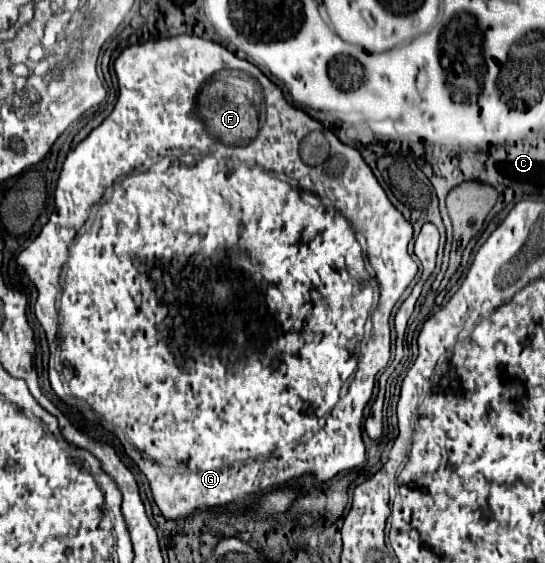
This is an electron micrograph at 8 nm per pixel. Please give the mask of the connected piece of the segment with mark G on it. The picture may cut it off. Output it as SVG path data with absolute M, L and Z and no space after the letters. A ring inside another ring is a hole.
M177 35L177 37L167 37L167 38L154 38L154 39L151 39L151 40L149 40L149 41L145 41L145 42L139 42L139 43L136 43L136 44L133 44L133 45L129 45L129 46L127 46L127 49L125 49L125 51L123 51L123 53L121 53L121 55L119 55L119 57L117 57L117 59L115 59L115 73L117 73L117 79L119 79L119 97L117 97L117 103L115 103L115 109L113 109L113 113L111 113L111 115L109 115L109 117L107 117L107 119L105 119L105 121L103 121L103 125L99 125L99 127L97 127L97 129L93 129L93 131L91 131L91 133L89 133L89 137L87 137L87 139L83 139L83 141L81 141L81 143L79 143L79 145L77 145L77 147L75 147L75 149L73 149L73 151L69 151L69 155L67 155L67 157L65 157L65 163L63 163L63 169L61 169L61 175L59 175L59 181L57 181L57 189L55 189L55 211L53 211L53 215L51 215L51 217L49 217L49 221L47 221L47 225L45 225L45 227L43 227L43 229L41 229L41 233L39 233L39 237L37 237L37 239L35 239L35 241L33 241L33 243L31 243L31 245L29 245L29 247L27 247L27 249L25 249L25 251L21 251L21 253L19 253L19 257L17 257L17 271L23 271L23 273L25 273L25 275L27 275L27 277L29 277L29 279L31 279L31 283L33 283L33 285L35 285L35 289L37 289L37 301L35 301L35 317L37 317L37 321L39 321L39 323L41 323L41 327L43 327L43 329L45 329L45 335L47 335L47 343L49 343L49 351L50 351L50 358L49 358L49 363L48 363L48 376L49 376L49 381L50 381L50 384L51 384L51 387L52 387L52 389L53 389L53 391L54 391L54 392L55 392L55 393L56 393L56 394L57 394L57 396L58 396L58 397L59 397L59 398L61 398L61 399L62 399L62 400L63 400L63 401L64 401L64 402L66 402L66 403L67 403L67 404L68 404L68 405L69 405L69 406L70 406L70 407L72 407L72 406L74 406L74 398L75 398L75 399L83 399L83 401L85 401L85 403L87 403L87 405L89 405L89 407L91 407L91 409L92 409L92 411L93 411L93 412L94 412L94 413L99 413L99 425L100 425L100 426L101 426L101 428L102 428L102 429L105 429L105 427L106 427L106 429L108 429L108 431L109 431L109 432L111 432L111 433L113 433L113 434L114 434L114 435L115 435L115 436L116 436L116 437L119 437L119 441L120 441L120 443L121 443L121 445L122 445L122 447L123 447L123 449L124 449L124 451L125 451L125 453L126 453L126 455L127 455L127 456L129 456L129 457L130 457L130 458L131 458L131 459L132 459L132 460L133 460L133 461L134 461L134 463L137 463L137 465L139 465L139 469L141 469L141 471L143 471L143 473L145 473L145 475L147 475L147 479L149 479L149 485L151 485L151 491L153 491L153 499L155 499L155 503L157 503L157 507L159 507L159 509L161 509L161 513L163 513L163 517L165 517L165 519L189 519L189 517L193 517L193 513L195 513L195 511L197 511L197 509L205 509L205 507L219 507L219 505L229 505L229 503L233 503L233 501L237 501L237 499L243 499L243 497L249 497L249 495L261 495L261 493L265 493L265 491L271 491L271 489L277 489L277 487L283 487L283 485L287 485L287 483L289 483L289 481L293 481L293 479L299 479L299 477L303 477L303 475L313 475L313 477L315 477L315 479L317 479L317 481L319 481L319 483L325 483L325 481L329 481L329 479L331 479L331 477L335 477L335 475L337 475L337 473L341 473L341 471L347 471L347 469L353 469L353 467L359 467L359 465L361 465L361 463L363 463L363 461L365 461L365 445L363 445L363 439L361 439L361 427L363 427L363 409L365 409L365 405L367 405L367 403L369 403L369 399L371 399L371 393L373 393L373 383L375 383L375 375L377 375L377 373L379 373L379 371L381 371L381 369L383 369L383 367L385 367L385 365L387 365L387 361L389 361L389 360L390 360L390 355L391 355L391 353L390 353L390 349L391 349L391 338L390 338L390 325L389 325L389 319L390 319L390 317L391 317L391 311L393 311L393 307L395 307L395 303L397 303L397 301L399 301L399 297L401 297L401 295L403 295L403 291L405 291L405 289L407 289L407 285L409 285L409 283L411 283L411 281L413 281L413 277L415 277L415 275L417 275L417 263L415 263L415 261L413 261L413 259L411 259L411 257L409 257L409 253L407 253L407 245L409 245L409 241L411 241L411 237L413 237L413 227L411 227L411 223L409 223L409 221L405 221L405 217L403 217L403 215L401 215L401 213L399 213L399 211L397 211L397 209L395 209L395 207L393 207L393 205L391 205L391 201L389 201L389 199L387 199L387 195L385 195L385 191L383 191L383 187L381 187L381 185L379 185L379 181L377 181L377 179L375 179L375 175L373 175L373 171L371 171L371 169L369 169L369 167L367 167L367 163L365 163L365 161L363 161L363 159L361 159L361 155L359 155L359 151L357 151L357 149L353 149L353 147L349 147L349 145L343 145L343 143L341 143L341 141L339 141L339 139L337 139L337 137L335 137L335 135L333 135L333 133L329 133L329 143L331 143L331 155L329 155L329 159L327 159L327 161L325 161L325 163L323 163L323 165L317 165L317 167L309 167L309 165L305 165L305 163L303 163L303 161L301 161L301 157L299 157L299 143L301 143L301 139L303 139L303 137L305 137L305 136L306 136L306 135L307 135L307 134L308 134L308 133L309 133L309 131L323 131L323 125L321 125L321 123L319 123L319 121L315 121L315 119L311 119L311 117L309 117L309 115L305 115L305 113L303 113L303 111L299 111L299 109L295 109L295 107L291 107L291 105L289 105L289 103L287 103L287 101L285 101L285 97L283 97L283 93L281 93L281 89L279 89L279 87L277 87L277 85L275 85L275 83L271 83L271 81L269 81L269 79L267 79L267 77L265 77L265 75L263 75L263 73L261 73L261 71L259 71L259 69L257 69L257 67L253 67L253 65L251 65L251 63L247 63L247 61L243 61L243 59L239 59L239 57L235 57L235 55L233 55L233 53L229 53L229 51L227 51L227 49L225 49L225 47L221 47L221 45L217 45L217 43L213 43L213 41L205 41L205 39L199 39L199 37L193 37L193 35ZM225 67L231 67L231 69L239 69L239 71L247 71L247 73L251 73L251 75L253 75L253 77L255 77L255 79L259 79L259 83L261 83L261 87L263 87L263 97L265 97L265 105L267 105L267 123L265 123L265 125L263 125L263 127L261 127L261 131L259 131L259 135L257 135L257 137L255 137L255 141L253 141L253 143L251 143L251 145L247 145L247 146L243 146L243 147L231 147L231 145L225 145L225 144L223 144L223 147L221 147L221 143L219 143L219 141L213 141L213 139L211 139L211 137L207 137L207 135L205 135L205 129L203 129L203 123L201 123L201 121L199 121L199 119L197 119L197 117L195 117L195 113L193 113L193 109L195 109L195 99L197 99L197 93L199 93L199 89L201 89L201 85L203 85L203 83L205 83L205 81L207 81L207 79L209 79L209 77L211 77L211 75L213 75L213 73L215 73L215 71L221 71L221 69L225 69ZM137 167L143 167L143 169L141 169L141 173L133 173L133 171L135 171L135 169L137 169ZM265 169L271 169L271 171L273 171L273 173L275 173L275 175L285 175L285 177L287 177L287 179L291 179L291 181L293 181L293 183L295 183L295 181L297 181L297 185L299 185L299 187L301 187L301 189L297 189L297 187L291 187L291 185L289 185L289 183L287 183L287 181L281 181L281 179L277 179L277 177L275 177L275 175L273 175L273 173L271 173L271 171L265 171ZM107 187L113 187L113 197L109 197L109 199L105 199L105 201L103 201L103 205L99 205L99 209L97 209L97 213L96 213L96 212L95 212L95 211L94 211L94 212L93 212L93 213L90 213L90 216L89 216L89 218L88 218L88 220L87 220L87 215L89 215L89 211L91 211L91 207L93 207L93 205L95 205L95 203L99 203L99 201L101 201L101 197L103 197L103 191L105 191L105 189L107 189ZM95 191L101 191L101 197L91 197L91 193L95 193ZM317 195L319 195L319 197L327 197L327 199L331 199L331 203L333 203L333 205L335 205L335 207L331 207L331 205L325 205L325 203L323 203L323 201L321 201L321 199L319 199L319 197L317 197ZM369 316L370 316L370 317L371 317L371 321L372 321L372 330L371 330L371 334L370 334L370 336L369 336L369 337L368 337L368 338L367 338L367 339L365 339L365 341L364 341L364 338L363 338L363 325L365 325L365 321L367 321L367 320L368 320L368 319L369 319ZM351 375L353 375L353 381L351 381L351 385L349 385L349 391L347 391L347 395L345 395L345 397L341 397L341 399L339 399L339 393L341 393L341 387L343 387L343 383L345 383L345 381L347 381L347 379L349 379L349 377L351 377Z

